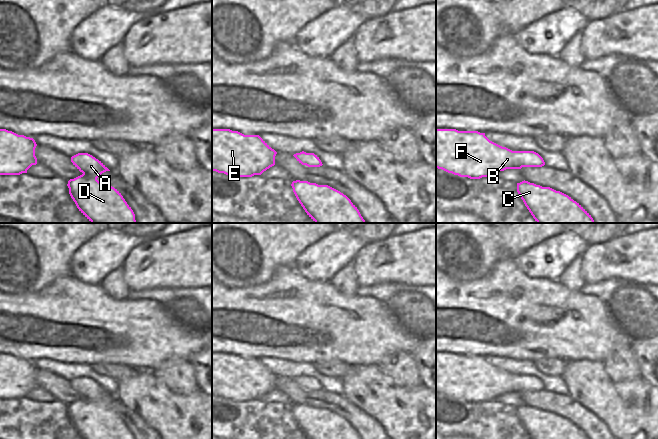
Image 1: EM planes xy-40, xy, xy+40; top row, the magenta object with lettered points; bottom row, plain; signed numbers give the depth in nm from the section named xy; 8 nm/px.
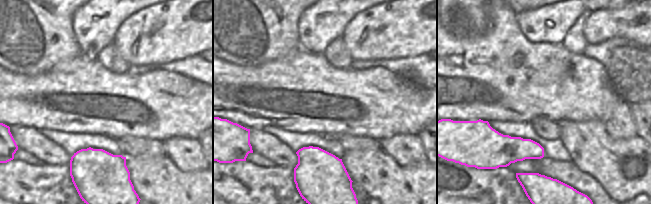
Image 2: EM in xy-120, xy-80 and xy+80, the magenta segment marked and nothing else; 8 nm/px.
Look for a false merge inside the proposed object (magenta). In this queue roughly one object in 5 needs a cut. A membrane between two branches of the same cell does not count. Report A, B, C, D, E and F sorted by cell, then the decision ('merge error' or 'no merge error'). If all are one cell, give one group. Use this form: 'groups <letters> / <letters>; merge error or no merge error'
groups A B C D E F; no merge error

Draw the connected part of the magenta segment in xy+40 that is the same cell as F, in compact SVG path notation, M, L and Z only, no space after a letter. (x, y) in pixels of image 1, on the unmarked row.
M436 353L436 392L470 403L495 401L506 393L522 391L542 391L543 382L534 375L512 375L490 365L485 357L478 355L458 355L456 353Z

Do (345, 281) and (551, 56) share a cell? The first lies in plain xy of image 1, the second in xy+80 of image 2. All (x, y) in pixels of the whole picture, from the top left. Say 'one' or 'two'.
two

